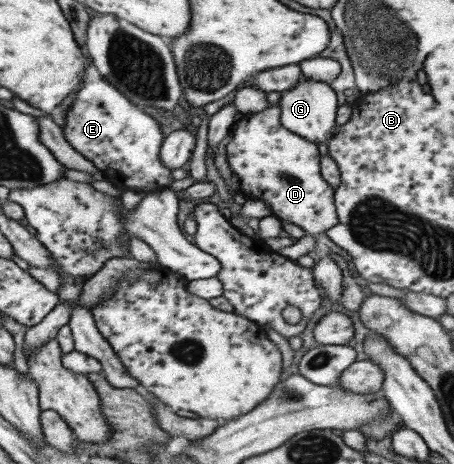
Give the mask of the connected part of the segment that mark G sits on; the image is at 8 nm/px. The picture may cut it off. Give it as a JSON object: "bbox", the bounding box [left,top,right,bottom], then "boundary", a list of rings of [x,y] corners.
{"bbox":[275,77,336,144],"boundary":[[[301,77],[293,88],[281,91],[279,101],[275,106],[279,108],[279,122],[283,128],[297,134],[309,142],[318,144],[331,138],[335,126],[336,104],[335,91],[326,82]]]}

